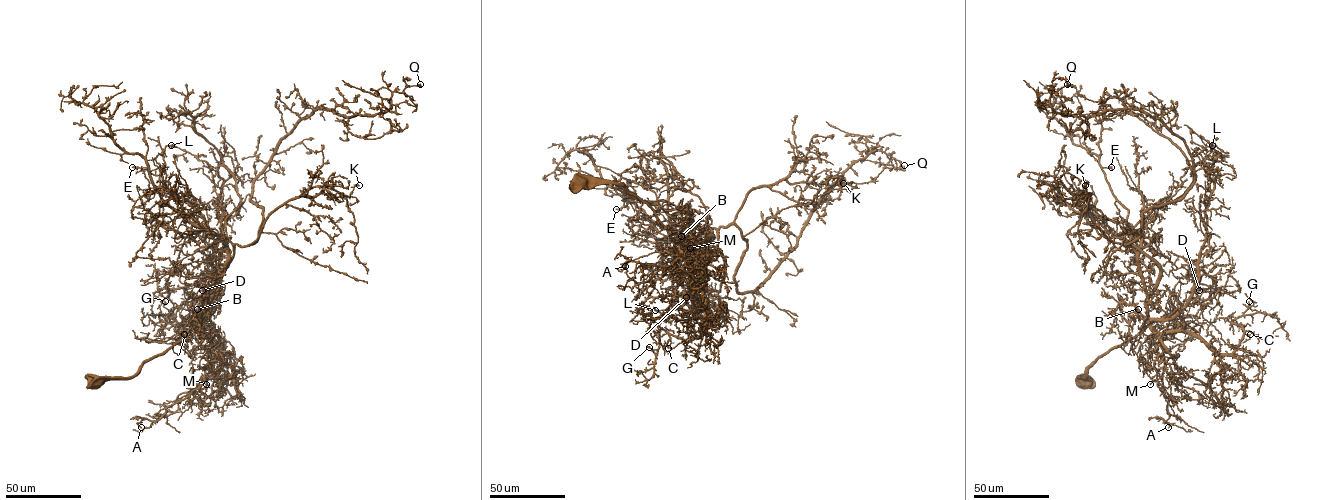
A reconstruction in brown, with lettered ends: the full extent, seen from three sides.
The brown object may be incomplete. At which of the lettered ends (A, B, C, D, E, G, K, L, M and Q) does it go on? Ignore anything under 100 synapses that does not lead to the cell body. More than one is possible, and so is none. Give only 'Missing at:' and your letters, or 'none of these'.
Missing at: none of these

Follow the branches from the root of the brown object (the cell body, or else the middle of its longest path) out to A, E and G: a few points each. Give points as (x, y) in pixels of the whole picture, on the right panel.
A: (1084, 381), (1101, 356), (1149, 327), (1162, 349), (1160, 390), (1168, 399), (1169, 417), (1163, 419), (1168, 427)
E: (1084, 381), (1101, 356), (1147, 323), (1147, 293), (1129, 244), (1128, 210), (1102, 170), (1111, 167)
G: (1084, 381), (1101, 356), (1147, 327), (1199, 335), (1230, 353), (1243, 335), (1231, 321), (1256, 311), (1249, 301)

